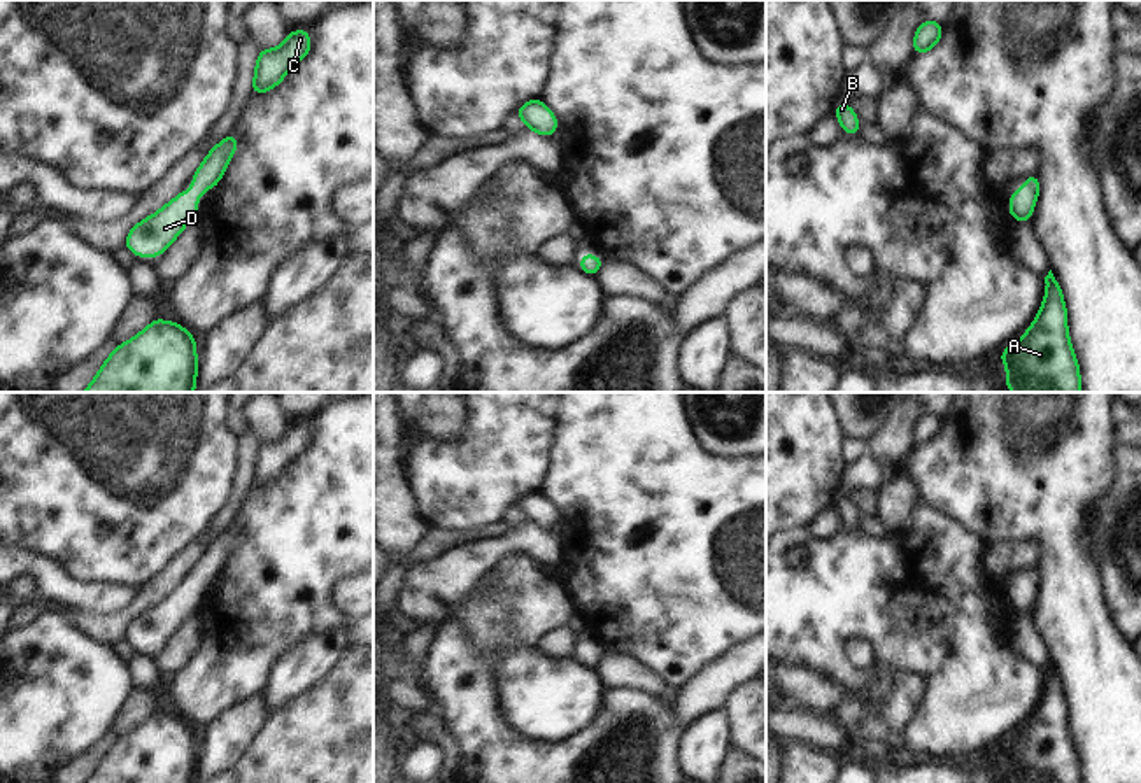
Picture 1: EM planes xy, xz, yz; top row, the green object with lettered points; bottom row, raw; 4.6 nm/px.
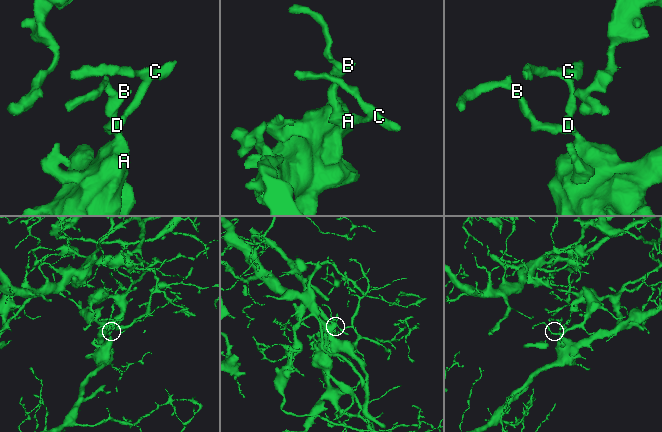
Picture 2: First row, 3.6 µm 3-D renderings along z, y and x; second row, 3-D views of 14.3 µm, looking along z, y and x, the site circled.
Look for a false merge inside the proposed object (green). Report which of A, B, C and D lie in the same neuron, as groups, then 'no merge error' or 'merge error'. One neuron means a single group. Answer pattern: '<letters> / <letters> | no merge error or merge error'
A B C D | no merge error

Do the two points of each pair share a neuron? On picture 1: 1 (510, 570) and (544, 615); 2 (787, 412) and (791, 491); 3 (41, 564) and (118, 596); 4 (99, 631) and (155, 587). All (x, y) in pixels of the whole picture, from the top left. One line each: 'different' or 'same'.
1: same
2: same
3: same
4: same

